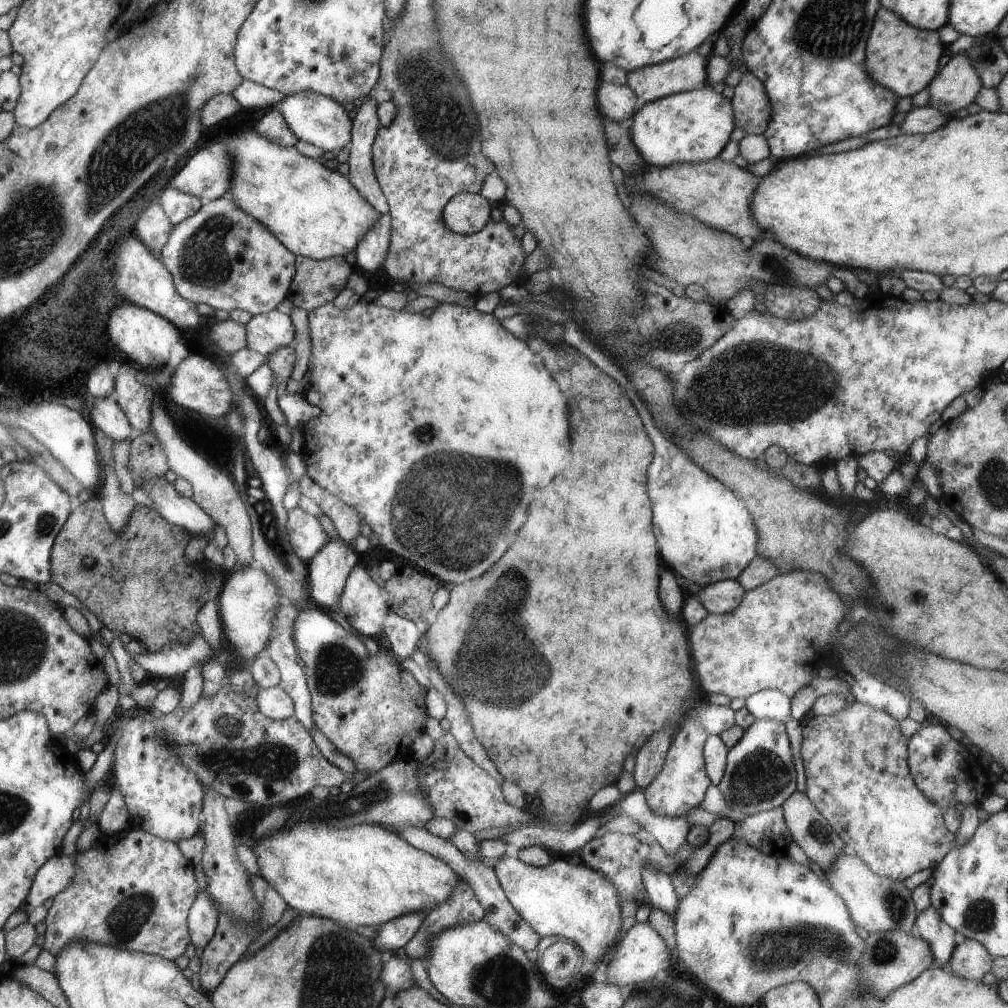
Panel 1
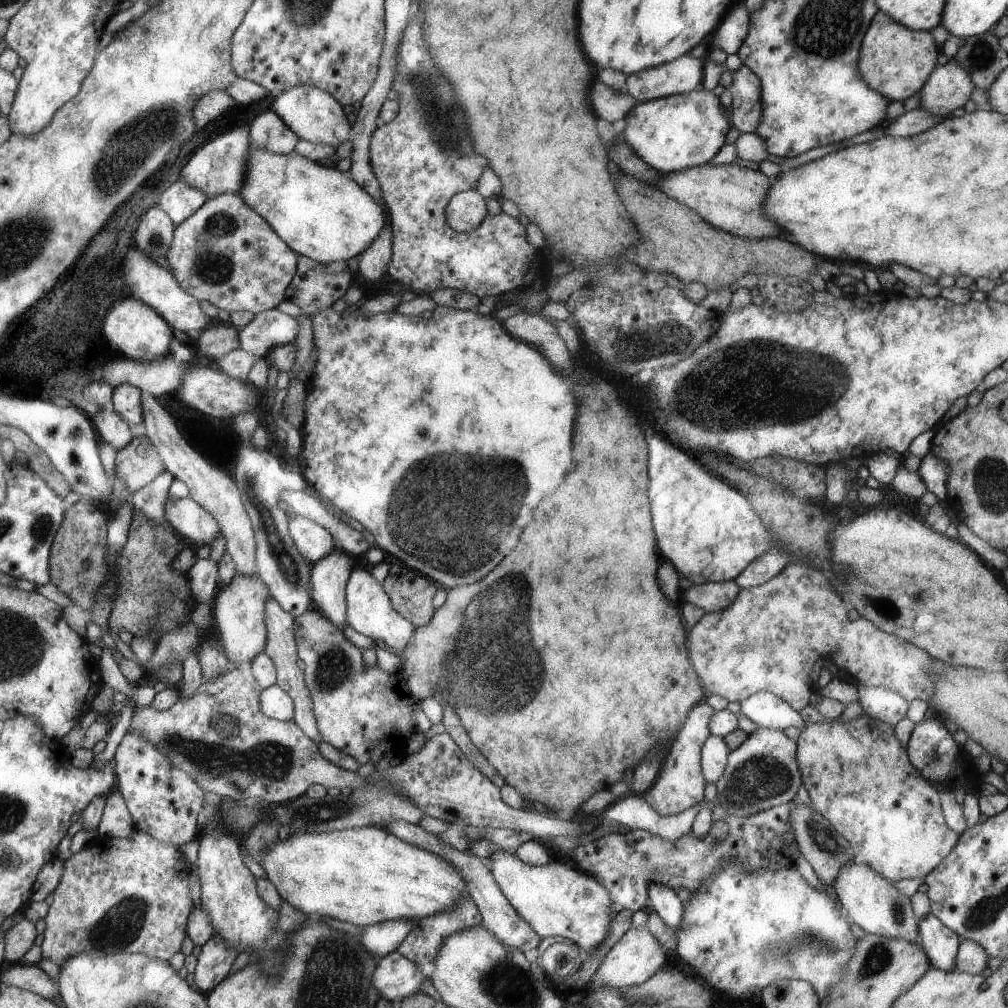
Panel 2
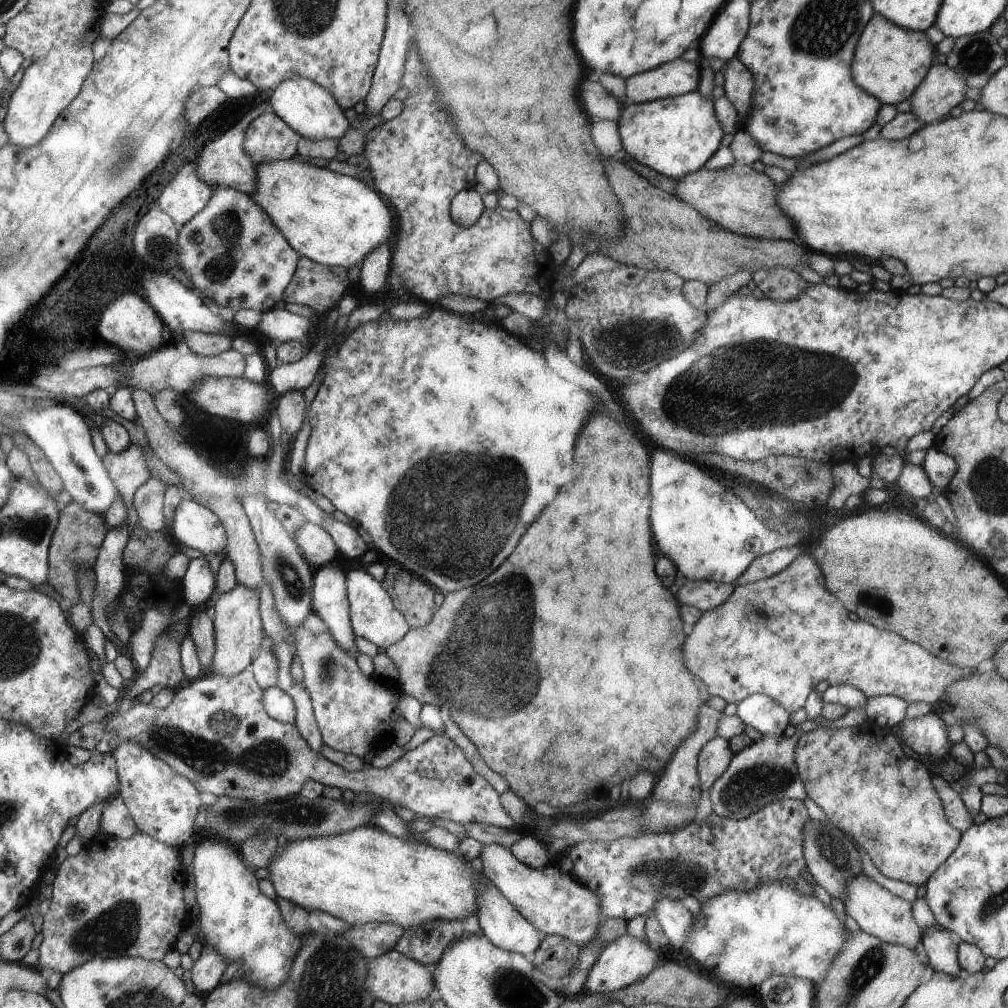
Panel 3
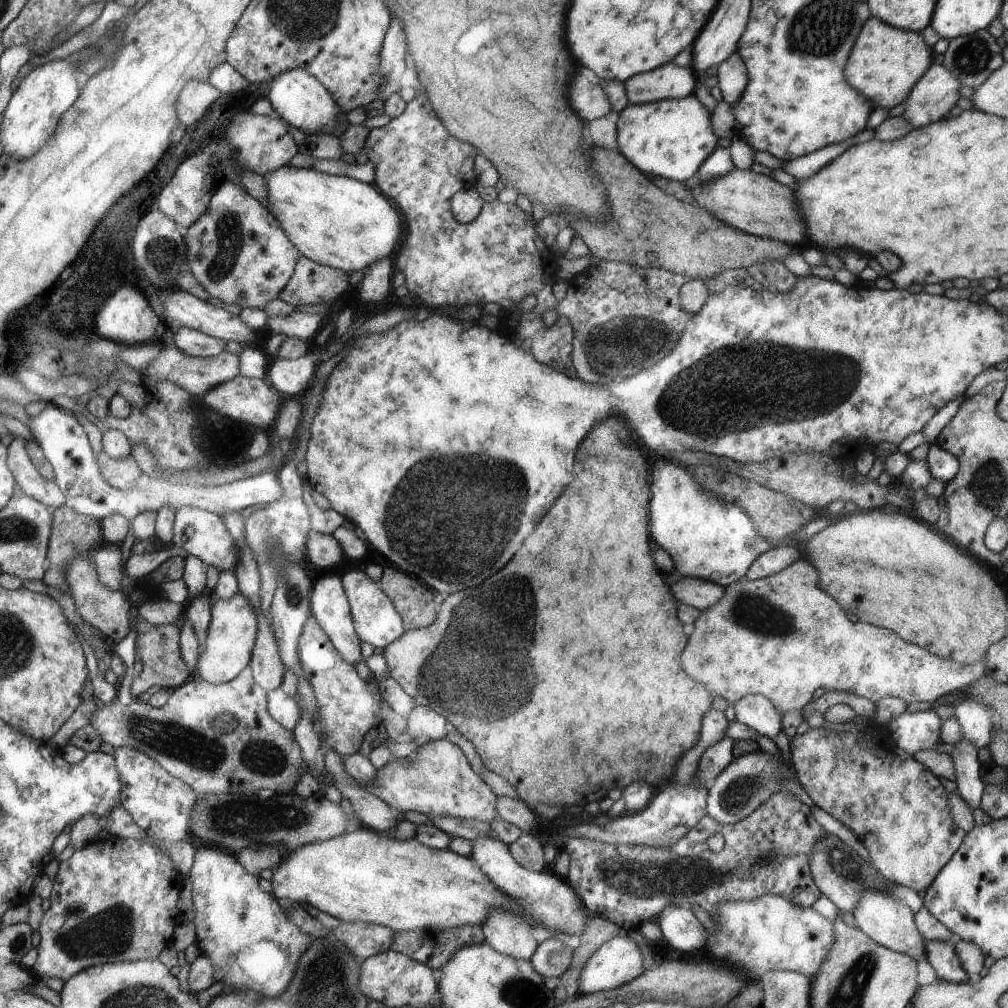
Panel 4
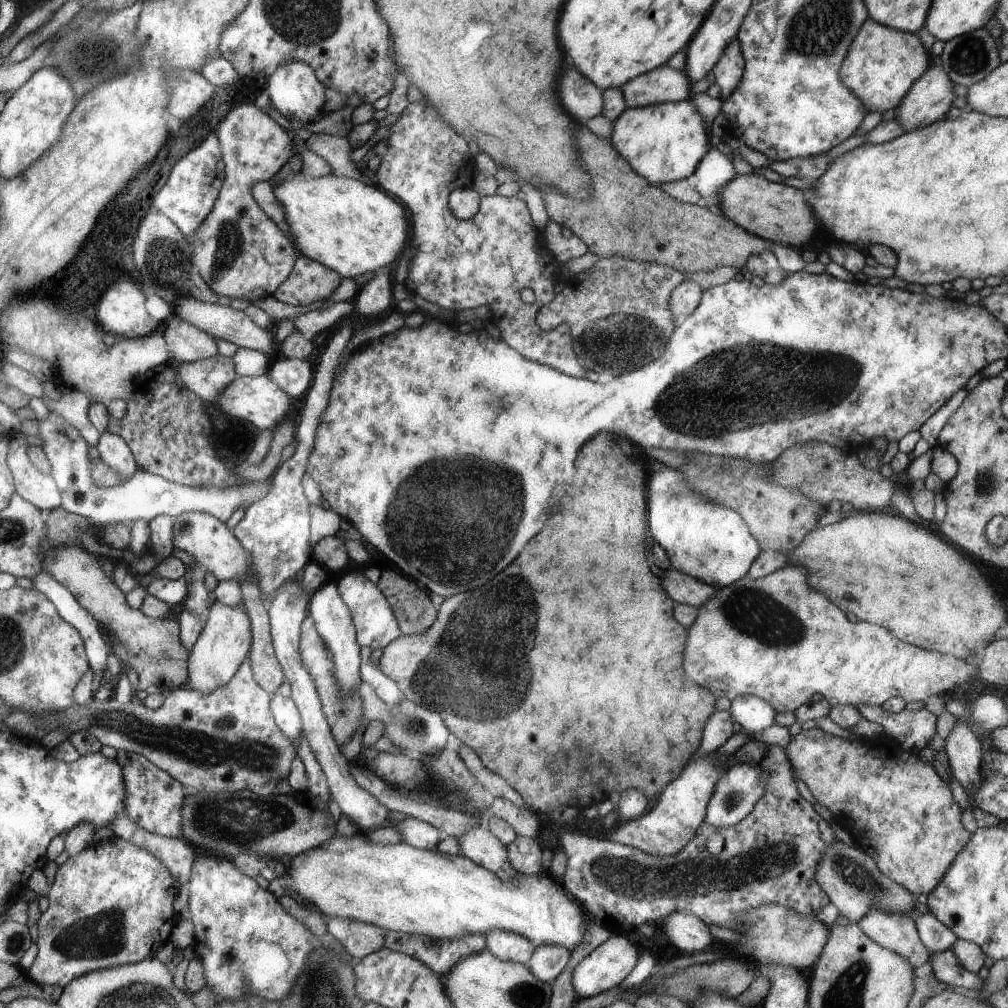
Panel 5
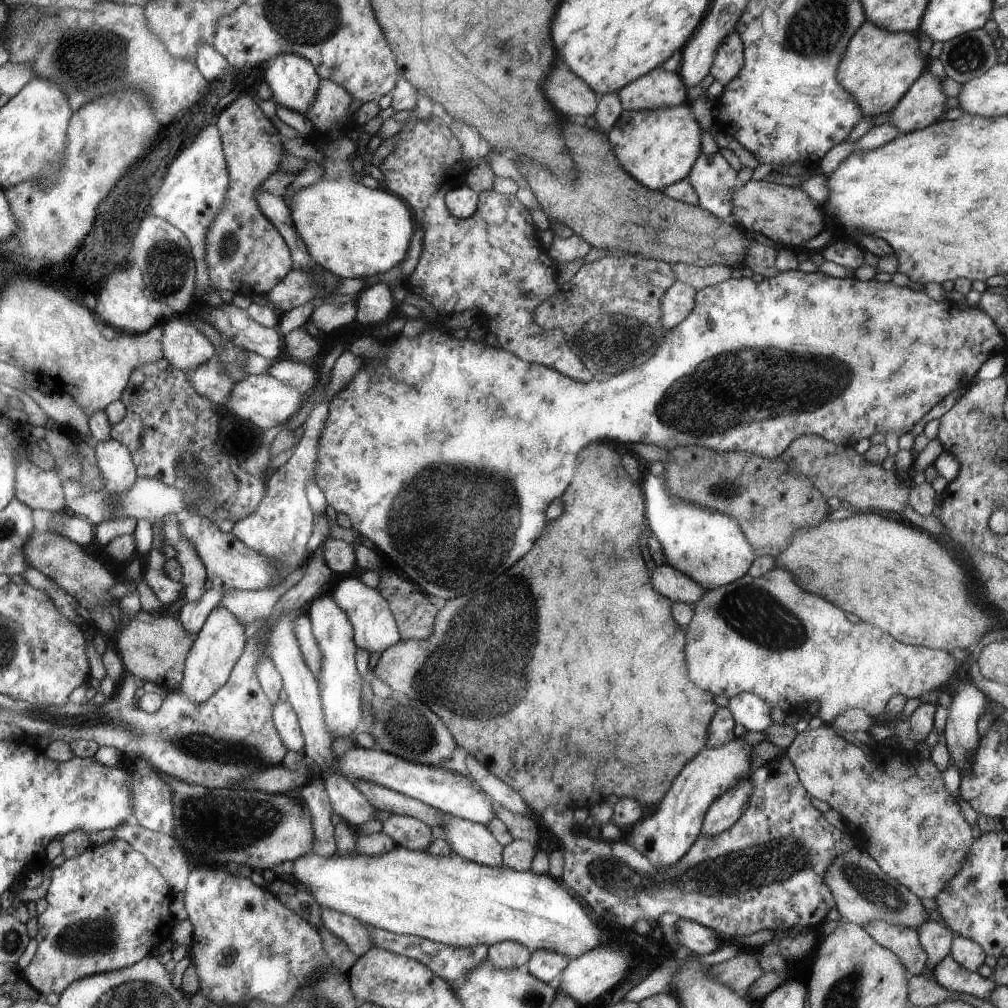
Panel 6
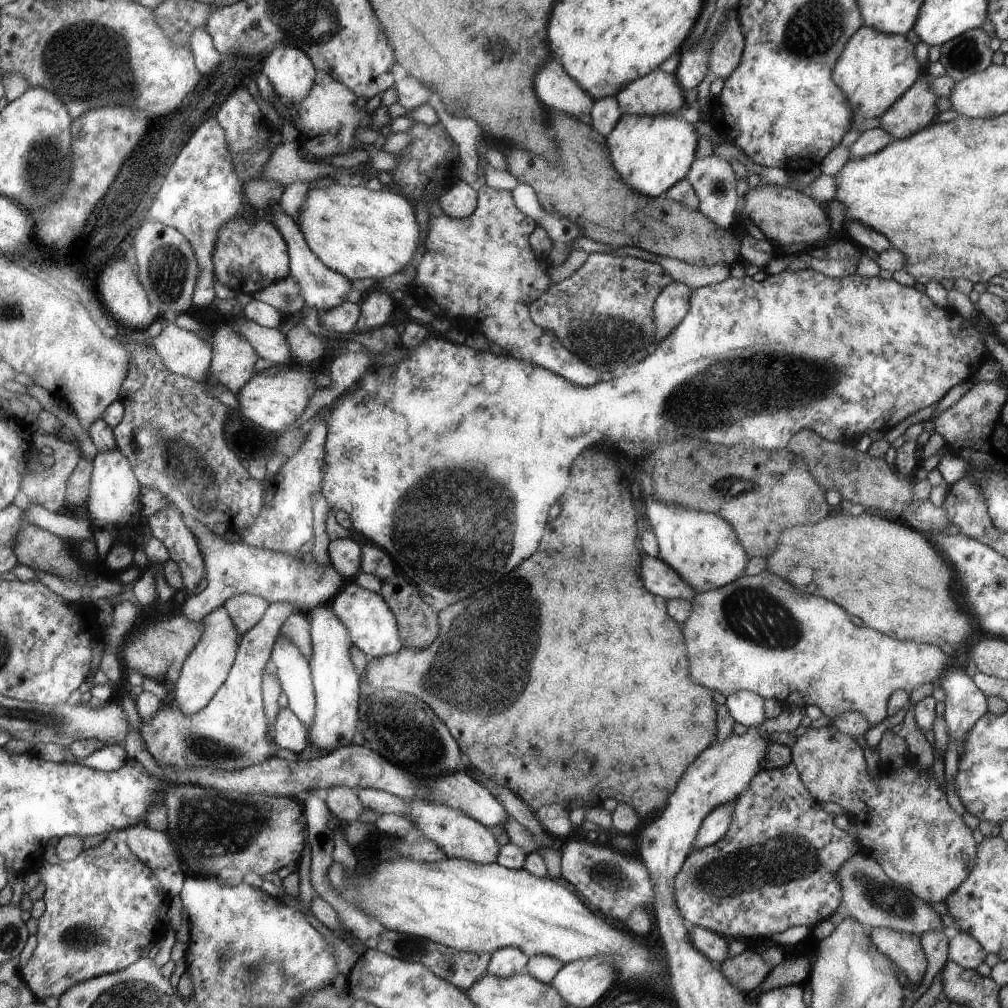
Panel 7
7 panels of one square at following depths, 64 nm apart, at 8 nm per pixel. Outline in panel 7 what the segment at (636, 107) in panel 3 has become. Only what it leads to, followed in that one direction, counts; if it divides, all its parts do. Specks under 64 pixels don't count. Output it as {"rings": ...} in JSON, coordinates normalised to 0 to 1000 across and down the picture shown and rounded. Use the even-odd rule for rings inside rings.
{"rings":[[[677,111],[653,115],[617,113],[601,137],[606,151],[604,158],[609,161],[611,171],[639,194],[659,194],[671,181],[682,177],[690,158],[692,133],[687,122],[677,116]]]}

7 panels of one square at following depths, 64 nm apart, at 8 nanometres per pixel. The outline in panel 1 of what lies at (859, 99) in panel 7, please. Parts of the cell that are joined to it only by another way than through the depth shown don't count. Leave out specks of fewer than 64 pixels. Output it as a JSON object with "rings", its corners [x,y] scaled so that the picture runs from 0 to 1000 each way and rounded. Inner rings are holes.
{"rings":[[[874,6],[869,13],[860,44],[861,71],[877,87],[889,91],[892,97],[906,96],[923,85],[925,79],[932,73],[933,63],[931,62],[937,54],[937,46],[931,38],[931,31],[911,29],[881,8]]]}

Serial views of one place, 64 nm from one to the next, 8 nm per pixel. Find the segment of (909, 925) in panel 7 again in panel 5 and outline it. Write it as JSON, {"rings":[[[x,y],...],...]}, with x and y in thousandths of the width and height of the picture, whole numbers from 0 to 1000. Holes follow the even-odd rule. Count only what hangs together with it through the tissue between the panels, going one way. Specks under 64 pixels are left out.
{"rings":[[[831,832],[821,841],[815,855],[812,857],[812,874],[813,881],[817,882],[825,897],[831,901],[832,907],[846,916],[851,915],[865,899],[880,902],[881,905],[901,905],[910,894],[910,889],[898,879],[879,871],[859,845],[852,840],[842,840]]]}

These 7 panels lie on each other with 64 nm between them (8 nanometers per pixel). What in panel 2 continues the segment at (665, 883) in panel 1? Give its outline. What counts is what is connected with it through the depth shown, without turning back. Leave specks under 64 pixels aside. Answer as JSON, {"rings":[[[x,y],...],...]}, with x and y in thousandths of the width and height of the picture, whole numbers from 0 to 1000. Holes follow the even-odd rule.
{"rings":[[[659,877],[645,879],[646,902],[655,907],[659,917],[671,924],[679,913],[679,895],[675,893],[671,884],[665,883]]]}

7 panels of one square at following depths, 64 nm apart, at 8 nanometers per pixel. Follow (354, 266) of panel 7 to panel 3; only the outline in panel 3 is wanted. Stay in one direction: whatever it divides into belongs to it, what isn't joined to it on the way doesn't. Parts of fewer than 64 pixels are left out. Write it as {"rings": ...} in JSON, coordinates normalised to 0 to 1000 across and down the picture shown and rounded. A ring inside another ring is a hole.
{"rings":[[[294,155],[253,166],[254,188],[245,193],[269,214],[298,255],[346,267],[386,240],[391,230],[391,212],[381,195],[357,178],[308,165],[308,161],[298,161]]]}

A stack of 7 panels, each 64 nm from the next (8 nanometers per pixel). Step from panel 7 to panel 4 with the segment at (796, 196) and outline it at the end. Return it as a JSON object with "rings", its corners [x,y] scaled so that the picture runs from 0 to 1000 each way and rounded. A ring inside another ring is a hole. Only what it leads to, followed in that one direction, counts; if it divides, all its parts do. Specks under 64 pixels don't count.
{"rings":[[[728,167],[724,173],[720,173],[720,175],[716,175],[716,177],[710,177],[708,181],[702,181],[702,183],[692,183],[689,187],[685,187],[687,188],[687,199],[690,203],[694,203],[696,206],[701,207],[702,210],[706,211],[706,214],[713,215],[714,218],[718,219],[718,222],[722,222],[724,226],[730,226],[730,228],[734,228],[734,230],[742,231],[743,233],[750,233],[751,235],[757,236],[757,237],[766,237],[766,238],[772,238],[774,240],[780,240],[780,242],[786,242],[790,245],[794,245],[794,240],[798,240],[798,236],[800,236],[800,222],[798,222],[797,215],[794,214],[794,211],[792,208],[790,208],[790,191],[789,188],[784,188],[783,186],[776,184],[775,182],[772,182],[770,179],[768,179],[765,175],[760,174],[754,174],[750,172],[748,169],[738,169],[738,167]]]}

